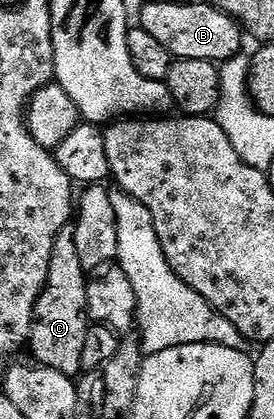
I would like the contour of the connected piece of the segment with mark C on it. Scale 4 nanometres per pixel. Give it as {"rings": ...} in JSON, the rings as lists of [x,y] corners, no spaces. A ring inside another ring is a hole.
{"rings":[[[68,226],[63,229],[53,248],[53,258],[49,262],[47,285],[45,285],[43,292],[39,295],[39,301],[35,307],[35,320],[31,323],[29,352],[35,355],[32,356],[34,363],[44,364],[46,368],[52,368],[72,378],[78,377],[78,372],[82,373],[84,371],[81,354],[85,351],[85,334],[89,327],[89,317],[87,314],[88,283],[89,274],[81,266],[81,257],[77,254],[74,227]]]}

